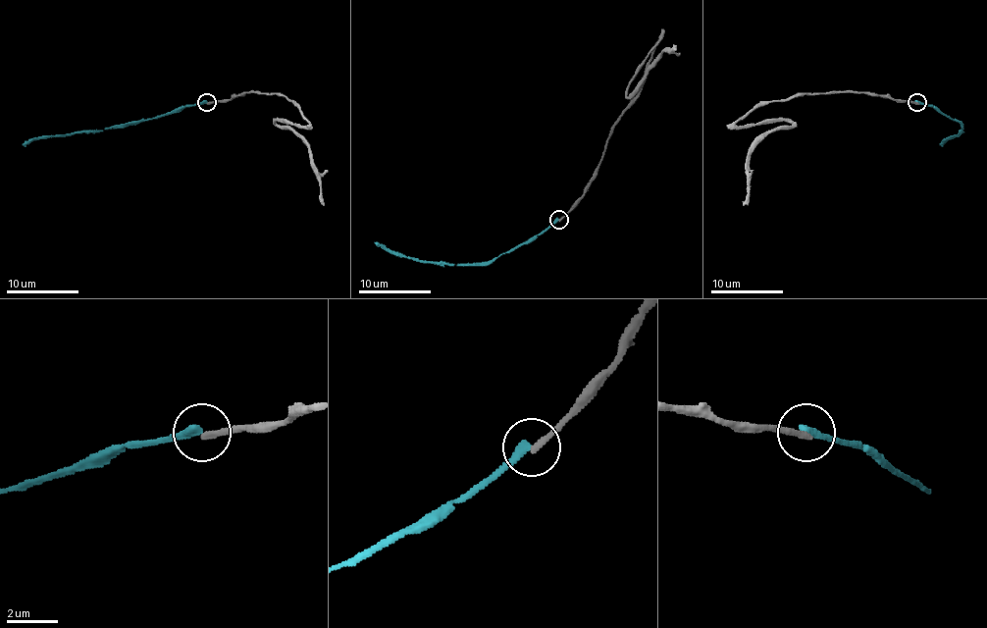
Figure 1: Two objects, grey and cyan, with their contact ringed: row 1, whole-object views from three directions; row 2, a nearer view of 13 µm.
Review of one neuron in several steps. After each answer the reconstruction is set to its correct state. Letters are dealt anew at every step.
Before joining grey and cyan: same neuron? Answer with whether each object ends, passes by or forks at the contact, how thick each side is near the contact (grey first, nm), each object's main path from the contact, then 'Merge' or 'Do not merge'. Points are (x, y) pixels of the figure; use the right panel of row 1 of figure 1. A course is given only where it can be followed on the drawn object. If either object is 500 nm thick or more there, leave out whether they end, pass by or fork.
At the ring grey ends. At the ring cyan ends. Thickness 240 nm (grey) against 320 nm. Course of grey: (917, 102), (852, 91), (759, 102), (736, 125), (793, 125), (774, 128), (754, 148), (744, 206). Course of cyan: (917, 102), (930, 104), (962, 128), (956, 136), (945, 138), (939, 144). Do not merge

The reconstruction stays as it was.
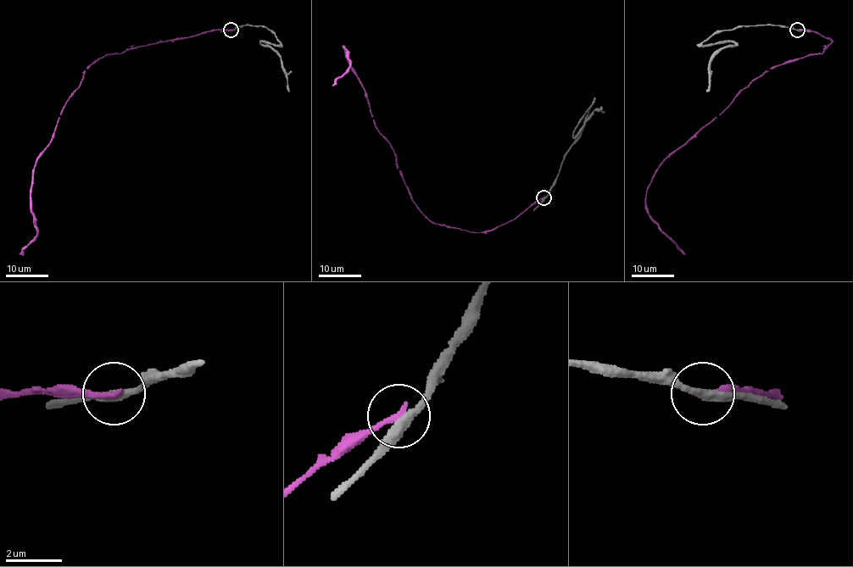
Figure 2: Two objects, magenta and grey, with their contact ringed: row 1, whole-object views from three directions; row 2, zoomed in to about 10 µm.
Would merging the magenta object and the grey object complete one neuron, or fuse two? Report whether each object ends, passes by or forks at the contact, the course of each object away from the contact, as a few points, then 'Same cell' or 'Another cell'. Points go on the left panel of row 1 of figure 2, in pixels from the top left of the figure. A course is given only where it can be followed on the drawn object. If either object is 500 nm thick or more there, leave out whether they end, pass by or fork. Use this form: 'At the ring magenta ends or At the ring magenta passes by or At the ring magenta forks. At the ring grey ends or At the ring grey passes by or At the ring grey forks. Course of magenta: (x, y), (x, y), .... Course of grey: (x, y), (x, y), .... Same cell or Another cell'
At the ring magenta ends. At the ring grey passes by. Course of magenta: (230, 30), (201, 32), (108, 53), (87, 67), (34, 169), (30, 212), (37, 235), (19, 254). Course of grey: (230, 30), (246, 25), (264, 25), (276, 36), (279, 45), (261, 44), (270, 46), (281, 58), (289, 91). Another cell

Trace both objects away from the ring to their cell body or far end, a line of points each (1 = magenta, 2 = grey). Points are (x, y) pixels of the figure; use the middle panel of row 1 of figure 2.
1: (543, 197), (482, 232), (432, 222), (412, 199), (343, 47), (350, 67), (331, 86)
2: (543, 197), (559, 171), (563, 155), (582, 130), (592, 102), (574, 130), (574, 136), (595, 110), (602, 107)

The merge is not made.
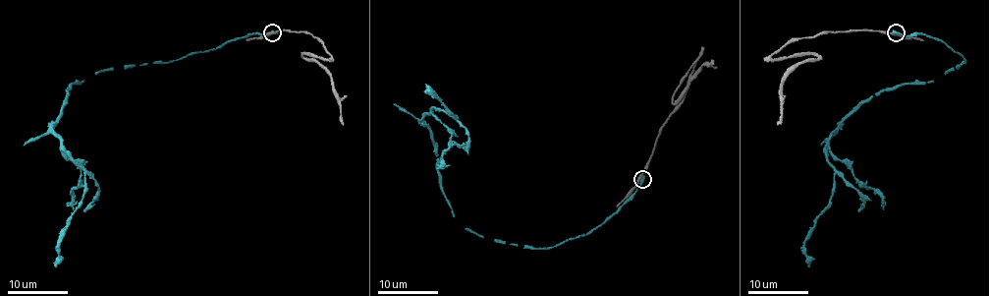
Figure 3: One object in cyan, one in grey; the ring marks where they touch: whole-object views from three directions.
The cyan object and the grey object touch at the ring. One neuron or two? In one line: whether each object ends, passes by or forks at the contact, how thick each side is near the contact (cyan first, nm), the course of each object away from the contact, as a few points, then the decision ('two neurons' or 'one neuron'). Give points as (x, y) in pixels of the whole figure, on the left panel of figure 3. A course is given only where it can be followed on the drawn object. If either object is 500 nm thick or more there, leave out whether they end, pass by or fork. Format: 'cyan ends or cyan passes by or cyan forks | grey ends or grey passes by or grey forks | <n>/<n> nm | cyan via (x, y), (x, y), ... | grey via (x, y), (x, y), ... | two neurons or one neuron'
cyan ends | grey passes by | 480/360 nm | cyan via (272, 33), (97, 71), (74, 83), (52, 130), (83, 172), (83, 196), (67, 221), (55, 266) | grey via (270, 33), (306, 31), (325, 45), (329, 59), (303, 57), (315, 60), (331, 77), (343, 125) | two neurons

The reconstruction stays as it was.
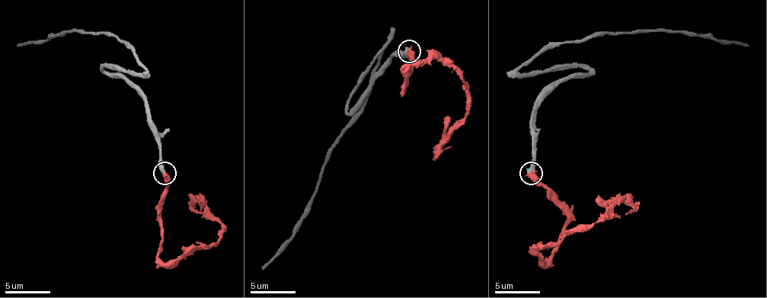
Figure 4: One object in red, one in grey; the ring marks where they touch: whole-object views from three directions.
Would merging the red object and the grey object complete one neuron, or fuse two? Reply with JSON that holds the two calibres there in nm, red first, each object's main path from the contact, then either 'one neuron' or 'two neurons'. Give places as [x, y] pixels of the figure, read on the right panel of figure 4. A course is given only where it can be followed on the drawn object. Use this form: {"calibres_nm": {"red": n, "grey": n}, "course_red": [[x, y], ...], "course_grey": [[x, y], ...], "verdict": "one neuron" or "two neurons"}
{"calibres_nm": {"red": 550, "grey": 440}, "course_red": [[530, 174], [567, 215], [560, 247], [544, 263], [537, 251], [592, 226], [617, 201], [633, 208], [626, 215]], "course_grey": [[530, 171], [537, 105], [569, 78], [589, 72], [519, 72], [544, 51], [635, 30], [681, 30], [749, 46]], "verdict": "one neuron"}

